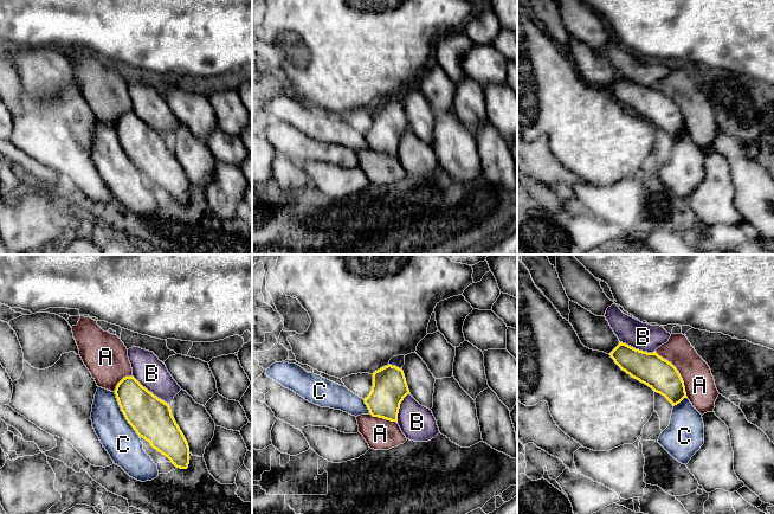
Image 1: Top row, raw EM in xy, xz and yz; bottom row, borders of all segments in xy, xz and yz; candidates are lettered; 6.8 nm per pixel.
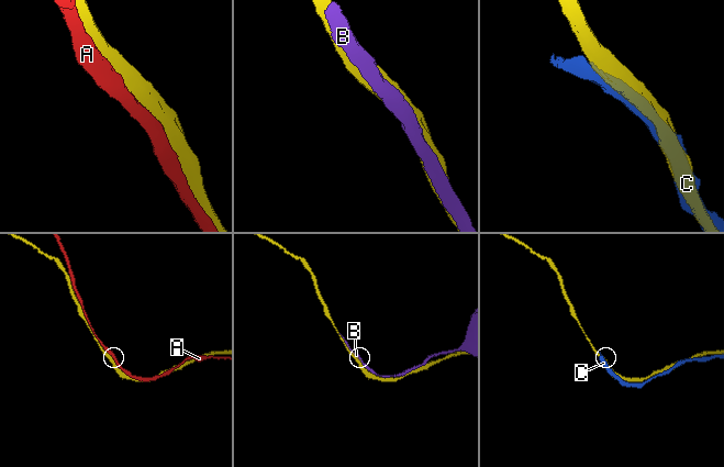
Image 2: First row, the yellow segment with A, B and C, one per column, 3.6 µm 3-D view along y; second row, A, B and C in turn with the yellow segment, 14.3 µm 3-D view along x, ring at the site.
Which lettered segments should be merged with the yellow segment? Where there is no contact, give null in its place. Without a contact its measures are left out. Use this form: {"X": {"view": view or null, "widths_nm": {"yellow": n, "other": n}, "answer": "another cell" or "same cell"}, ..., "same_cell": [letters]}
{"A": {"view": "yz", "widths_nm": {"yellow": 220, "other": 200}, "answer": "another cell"}, "B": {"view": "xy", "widths_nm": {"yellow": 280, "other": 200}, "answer": "another cell"}, "C": {"view": "xy", "widths_nm": {"yellow": 280, "other": 240}, "answer": "another cell"}, "same_cell": []}

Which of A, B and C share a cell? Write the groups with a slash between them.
A / B / C

